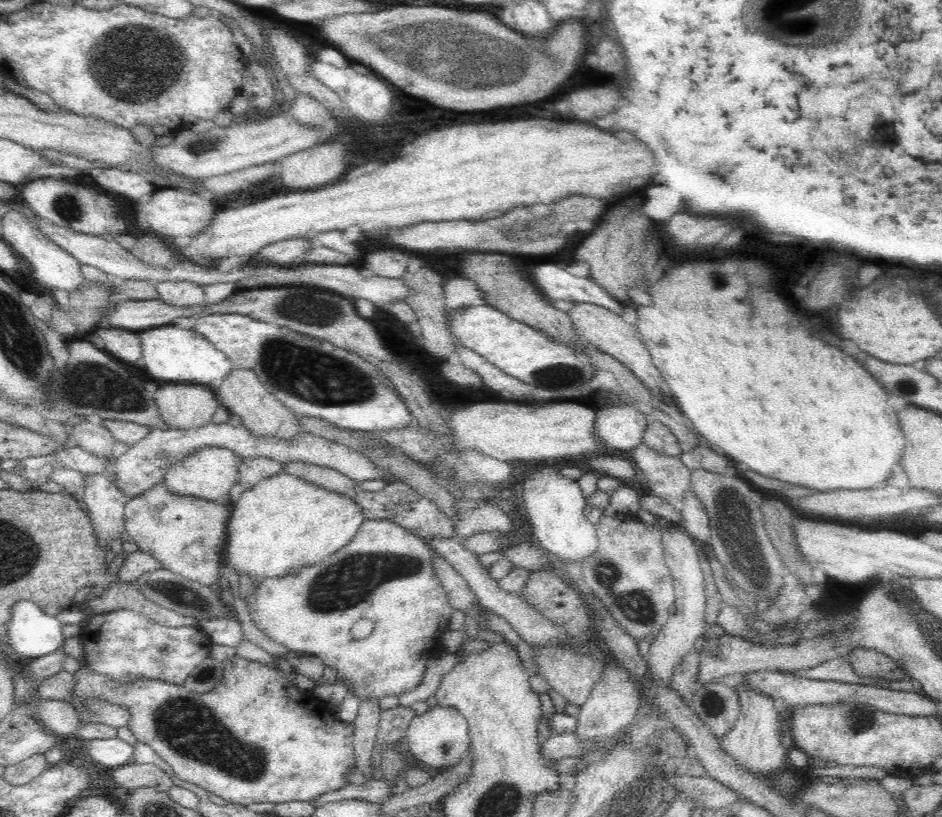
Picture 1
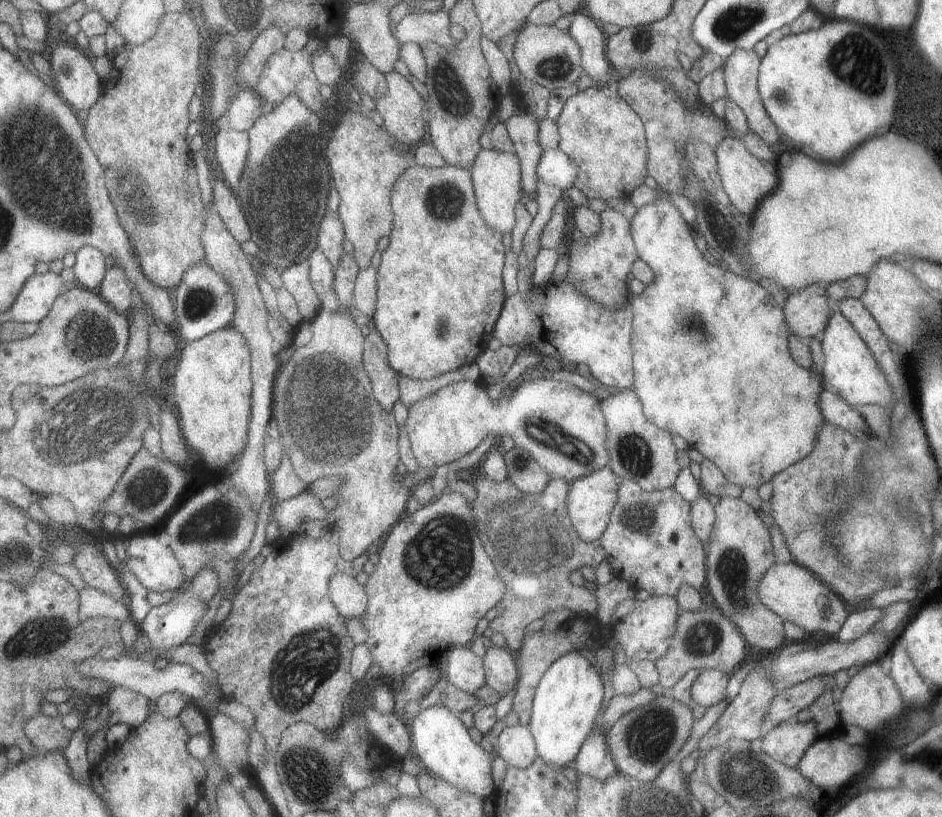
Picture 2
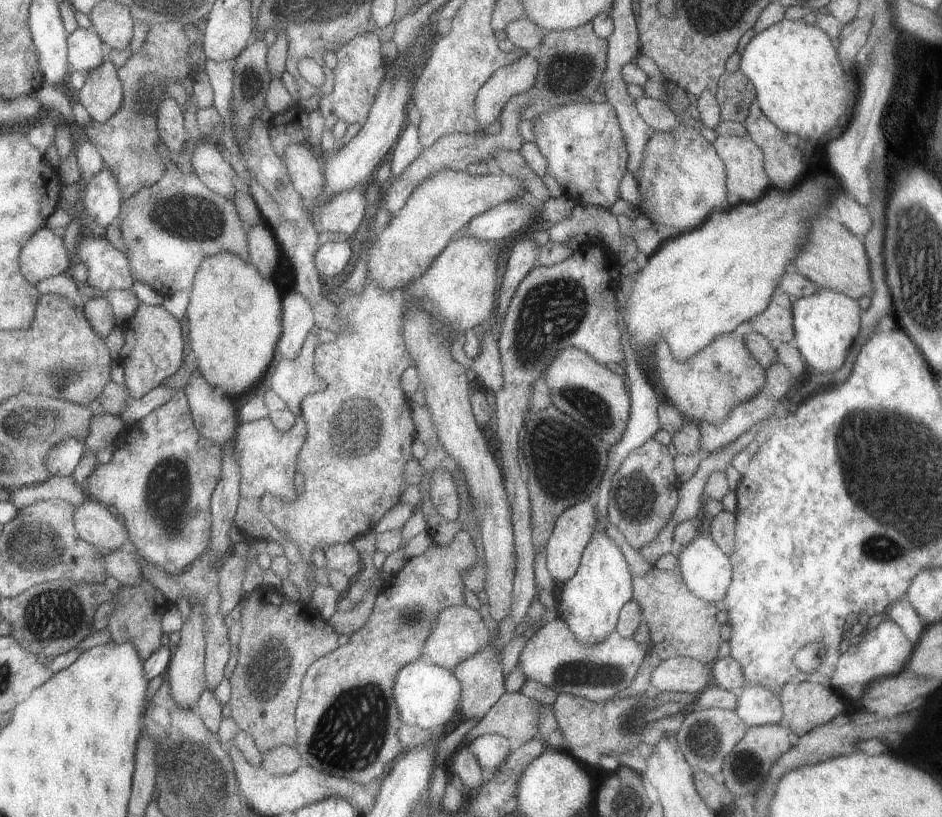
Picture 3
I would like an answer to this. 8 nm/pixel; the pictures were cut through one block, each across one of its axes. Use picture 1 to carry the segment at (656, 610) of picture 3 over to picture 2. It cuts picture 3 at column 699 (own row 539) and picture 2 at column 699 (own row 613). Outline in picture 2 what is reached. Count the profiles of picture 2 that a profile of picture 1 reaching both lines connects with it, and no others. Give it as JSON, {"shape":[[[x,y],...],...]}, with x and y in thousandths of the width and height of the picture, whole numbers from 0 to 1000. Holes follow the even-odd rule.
{"shape":[[[748,744],[746,749],[725,749],[721,747],[719,766],[714,783],[710,788],[710,796],[695,810],[700,823],[700,840],[706,849],[712,847],[712,842],[731,823],[731,820],[765,820],[765,823],[780,823],[789,810],[789,776],[778,764],[765,744]]]}

